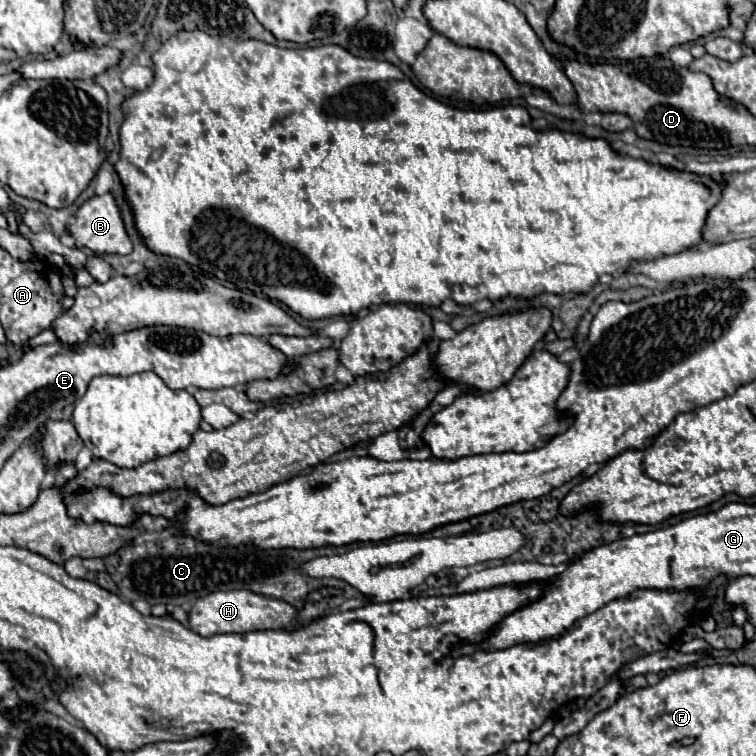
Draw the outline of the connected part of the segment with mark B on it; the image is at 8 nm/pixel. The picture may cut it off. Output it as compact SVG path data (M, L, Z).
M111 193L99 195L99 197L91 197L89 201L85 201L75 217L69 221L67 225L67 233L75 239L75 247L77 249L91 249L97 255L105 255L105 253L119 253L119 255L127 255L133 251L133 245L125 233L119 209L115 205L115 199Z

